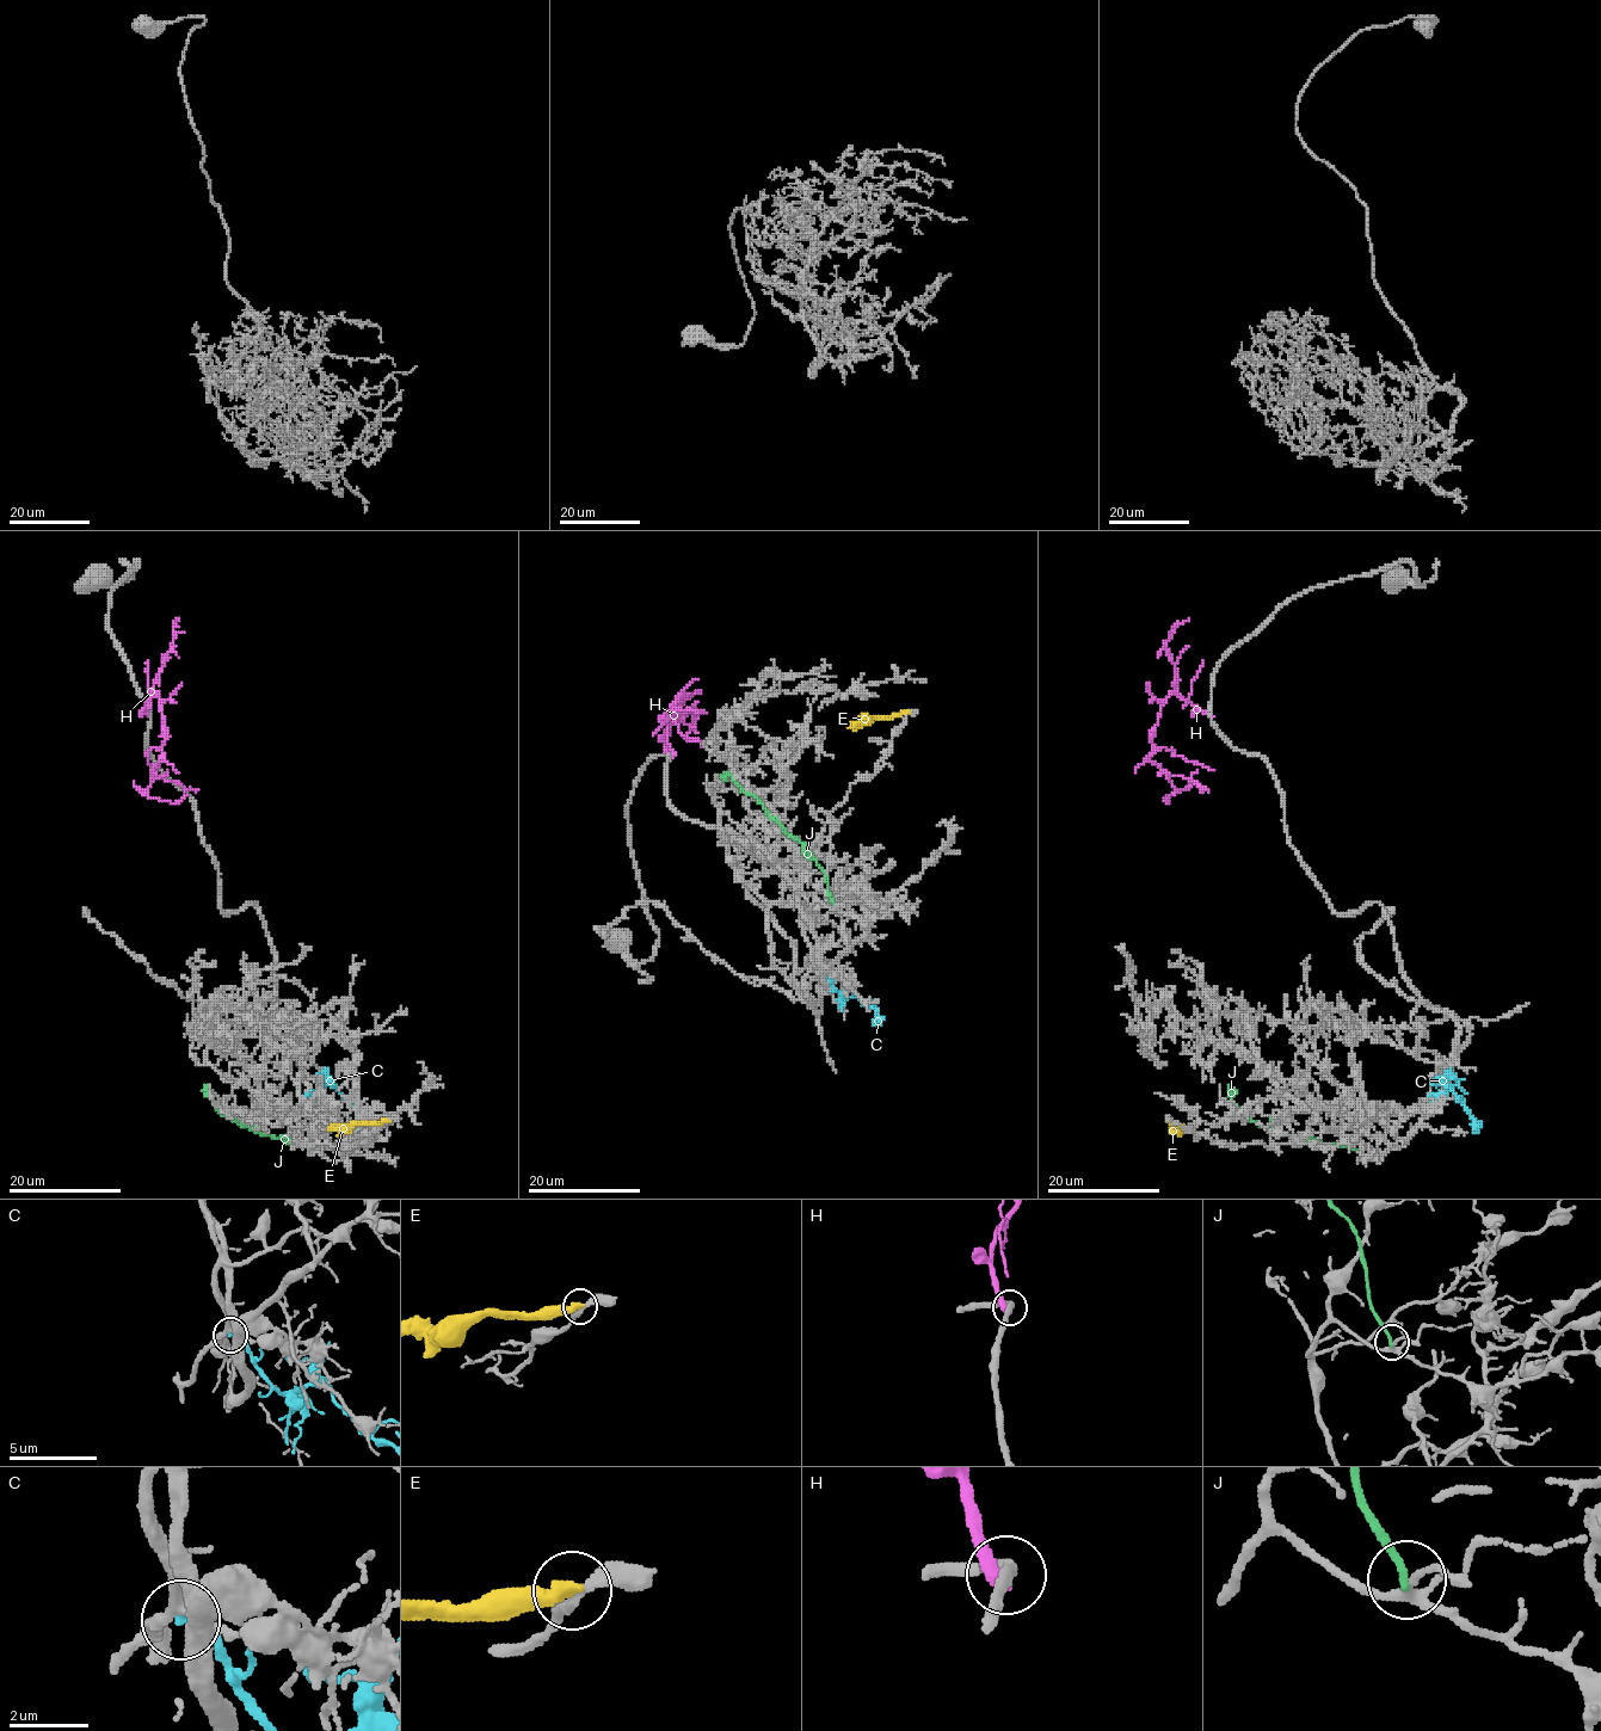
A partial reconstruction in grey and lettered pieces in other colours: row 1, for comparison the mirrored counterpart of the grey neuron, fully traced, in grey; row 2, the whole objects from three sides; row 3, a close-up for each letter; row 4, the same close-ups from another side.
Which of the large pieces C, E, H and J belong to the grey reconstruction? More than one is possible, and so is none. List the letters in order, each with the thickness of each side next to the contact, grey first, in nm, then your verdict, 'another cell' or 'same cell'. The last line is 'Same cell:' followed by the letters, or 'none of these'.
C: calibres 280 and 190 nm; another cell
E: calibres 240 and 440 nm; another cell
H: calibres 300 and 400 nm; another cell
J: calibres 200 and 220 nm; another cell
Same cell: none of these

